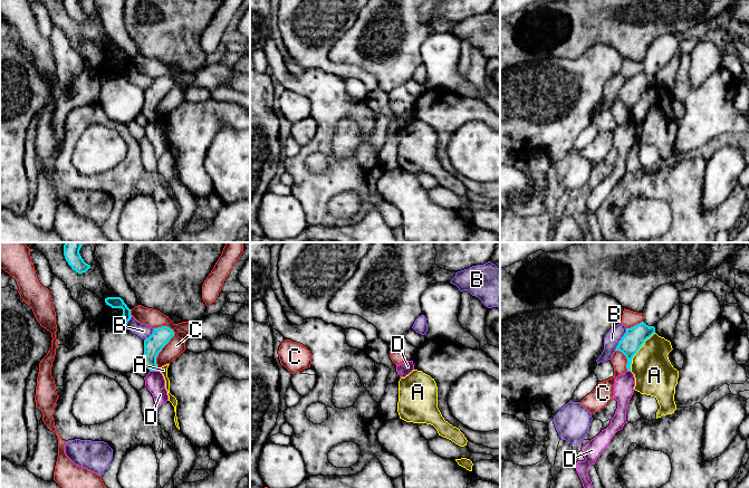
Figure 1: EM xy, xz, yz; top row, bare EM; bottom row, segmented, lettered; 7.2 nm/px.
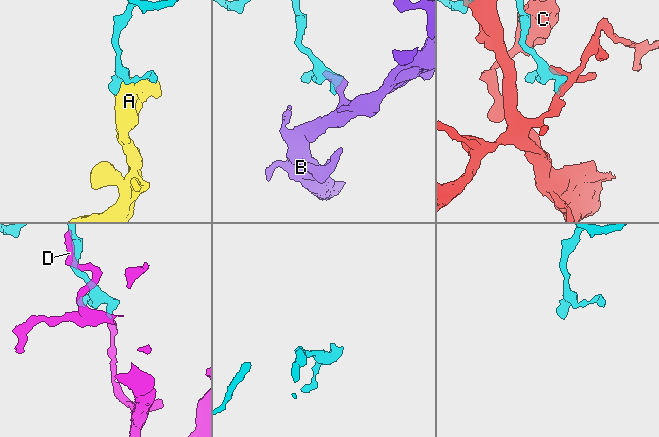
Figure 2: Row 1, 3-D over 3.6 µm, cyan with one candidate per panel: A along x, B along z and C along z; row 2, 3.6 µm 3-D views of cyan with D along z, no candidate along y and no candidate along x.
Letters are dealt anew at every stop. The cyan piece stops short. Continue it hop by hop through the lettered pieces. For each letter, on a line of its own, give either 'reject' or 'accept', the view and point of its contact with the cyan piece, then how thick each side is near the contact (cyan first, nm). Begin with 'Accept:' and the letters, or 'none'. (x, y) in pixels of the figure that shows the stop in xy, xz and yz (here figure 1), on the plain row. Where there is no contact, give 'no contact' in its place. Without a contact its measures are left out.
Accept: none
A: reject; contact yz (637, 99); calibres 150 and 280 nm
B: reject; contact yz (621, 89); calibres 150 and 110 nm
C: reject; contact xy (163, 96); calibres 140 and 140 nm
D: reject; contact xy (153, 120); calibres 140 and 140 nm

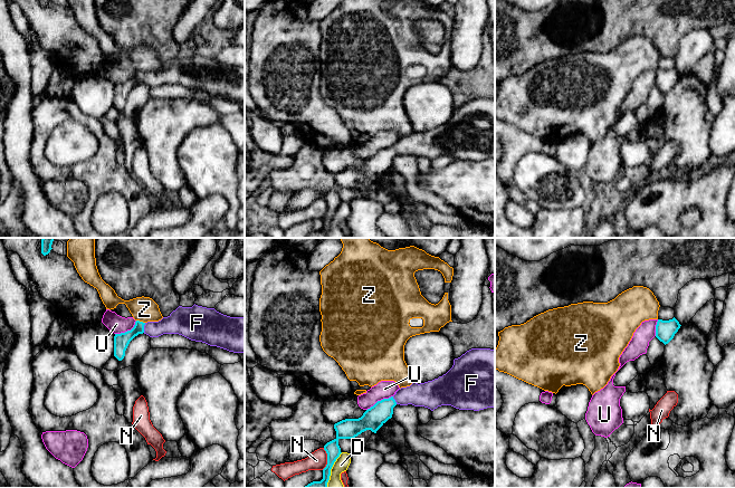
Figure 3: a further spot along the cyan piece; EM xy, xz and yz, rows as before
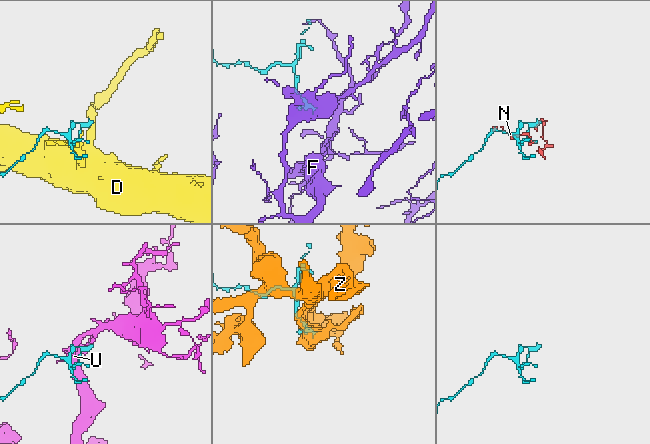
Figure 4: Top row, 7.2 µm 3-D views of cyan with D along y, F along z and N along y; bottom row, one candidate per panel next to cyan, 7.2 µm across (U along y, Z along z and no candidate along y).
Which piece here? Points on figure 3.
Accept: F
D: reject; contact xz (330, 220); calibres 110 and 120 nm
F: accept; contact xy (143, 77); calibres 110 and 160 nm
N: reject; contact xz (327, 209); calibres 130 and 140 nm
U: reject; contact xz (379, 151); calibres 160 and 130 nm
Z: reject; contact xy (141, 72); calibres 110 and 180 nm

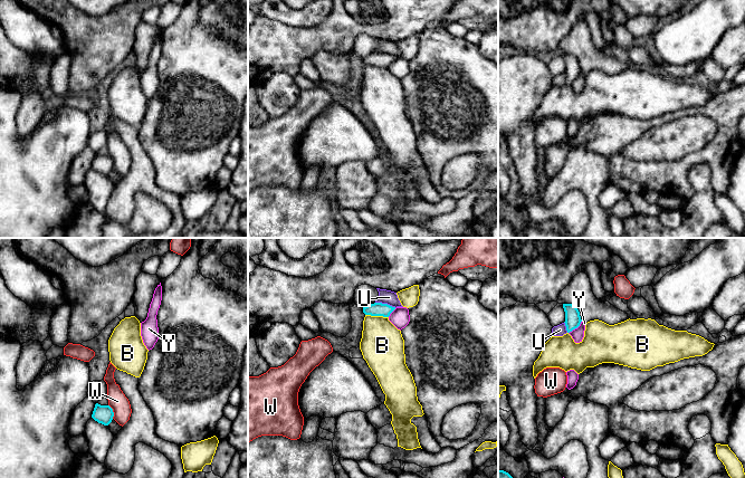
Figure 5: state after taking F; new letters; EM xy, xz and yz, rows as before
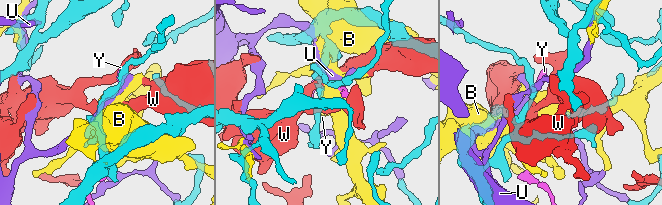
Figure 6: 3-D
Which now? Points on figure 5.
Accept: none
B: reject; contact xz (376, 65); calibres 100 and 320 nm
U: reject; contact xz (385, 54); calibres 100 and 100 nm
W: reject; contact xy (112, 161); calibres 130 and 140 nm
Y: reject; contact yz (575, 77); calibres 110 and 90 nm

